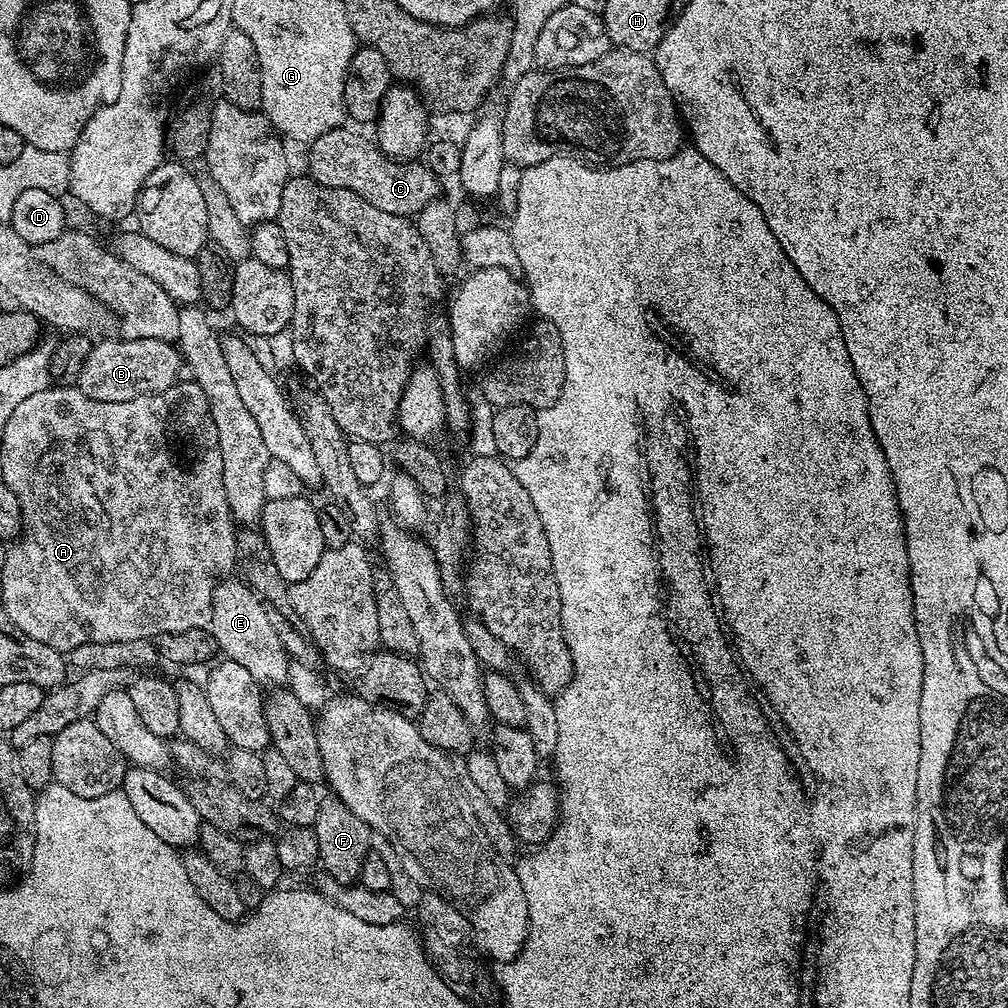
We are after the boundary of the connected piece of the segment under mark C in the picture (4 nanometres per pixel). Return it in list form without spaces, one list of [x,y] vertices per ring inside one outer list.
[[[341,126],[330,130],[326,134],[322,134],[318,139],[313,140],[308,152],[308,169],[307,175],[314,182],[318,182],[322,186],[334,186],[342,190],[350,190],[354,194],[358,194],[362,198],[366,198],[366,202],[370,202],[370,206],[378,206],[378,210],[386,210],[386,214],[398,214],[399,216],[415,217],[416,213],[422,210],[422,206],[426,206],[431,200],[437,199],[441,195],[441,181],[431,170],[426,167],[423,162],[401,162],[392,159],[371,139],[368,140],[364,136],[359,136],[351,127]]]

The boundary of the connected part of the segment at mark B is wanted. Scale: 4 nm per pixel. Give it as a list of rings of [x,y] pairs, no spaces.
[[[100,338],[95,341],[90,350],[90,358],[86,358],[86,366],[82,366],[80,392],[86,394],[86,398],[94,398],[94,402],[130,402],[139,396],[153,396],[159,392],[165,392],[177,383],[176,376],[182,372],[182,357],[180,349],[175,343],[158,338],[138,338],[137,340],[126,340],[115,338]]]

